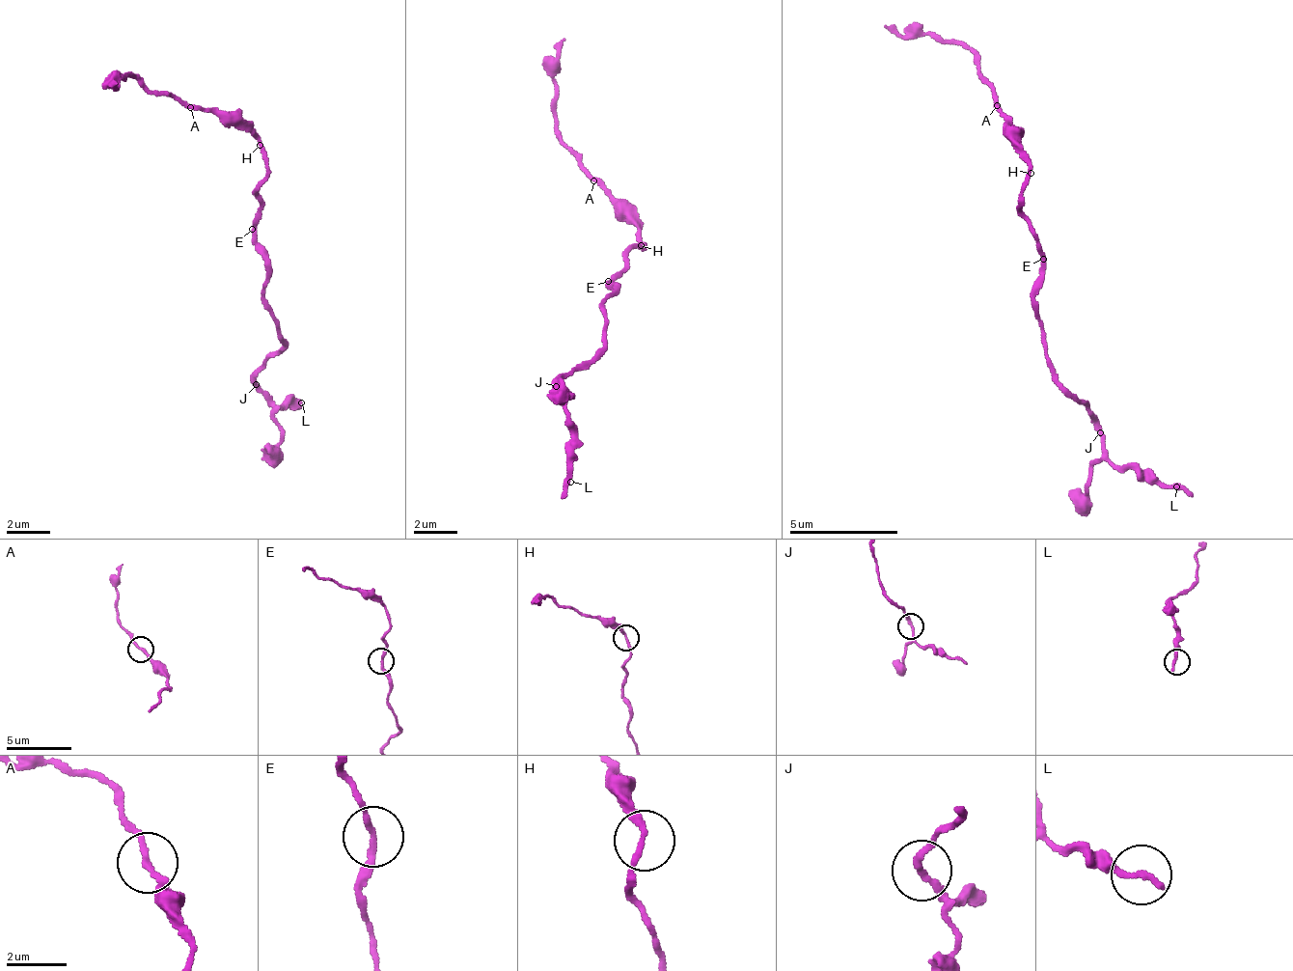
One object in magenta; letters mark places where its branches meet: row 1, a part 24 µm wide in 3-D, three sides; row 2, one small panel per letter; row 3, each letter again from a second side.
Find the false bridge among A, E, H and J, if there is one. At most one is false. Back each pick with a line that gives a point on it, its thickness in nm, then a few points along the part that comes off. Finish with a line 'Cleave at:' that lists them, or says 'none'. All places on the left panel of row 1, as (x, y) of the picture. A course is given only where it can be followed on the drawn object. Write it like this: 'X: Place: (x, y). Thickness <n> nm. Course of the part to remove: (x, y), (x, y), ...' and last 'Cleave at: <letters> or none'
Cleave at: none

